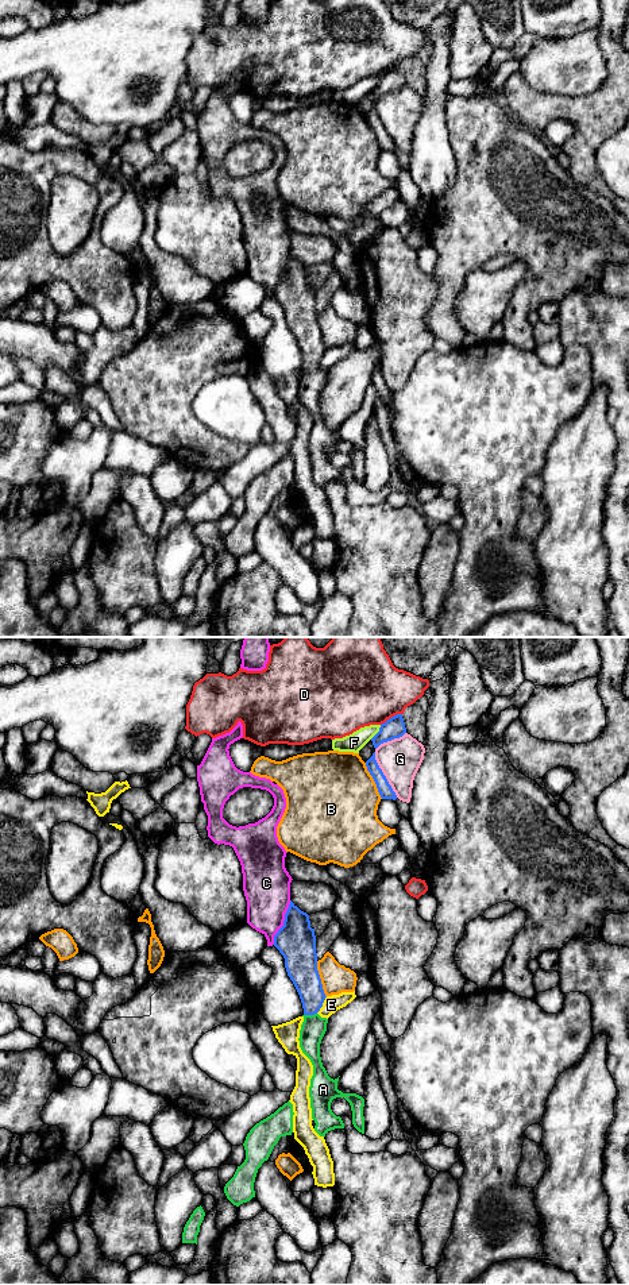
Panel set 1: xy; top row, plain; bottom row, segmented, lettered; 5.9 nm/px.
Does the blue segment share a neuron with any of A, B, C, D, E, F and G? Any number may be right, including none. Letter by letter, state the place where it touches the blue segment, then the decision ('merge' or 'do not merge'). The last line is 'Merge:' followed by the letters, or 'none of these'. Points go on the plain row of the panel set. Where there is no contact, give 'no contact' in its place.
A: xy (309, 366) | merge
B: xy (374, 132) | do not merge
C: xy (284, 274) | do not merge
D: xy (392, 69) | do not merge
E: xy (321, 357) | do not merge
F: xy (378, 84) | do not merge
G: xy (384, 127) | do not merge
Merge: A

